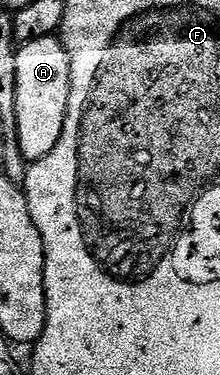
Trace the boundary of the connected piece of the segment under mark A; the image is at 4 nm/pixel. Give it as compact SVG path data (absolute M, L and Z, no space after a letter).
M59 37L43 38L25 42L17 49L18 100L16 119L18 120L18 148L28 163L42 160L58 144L62 128L66 124L66 104L70 92L70 60L66 48Z

